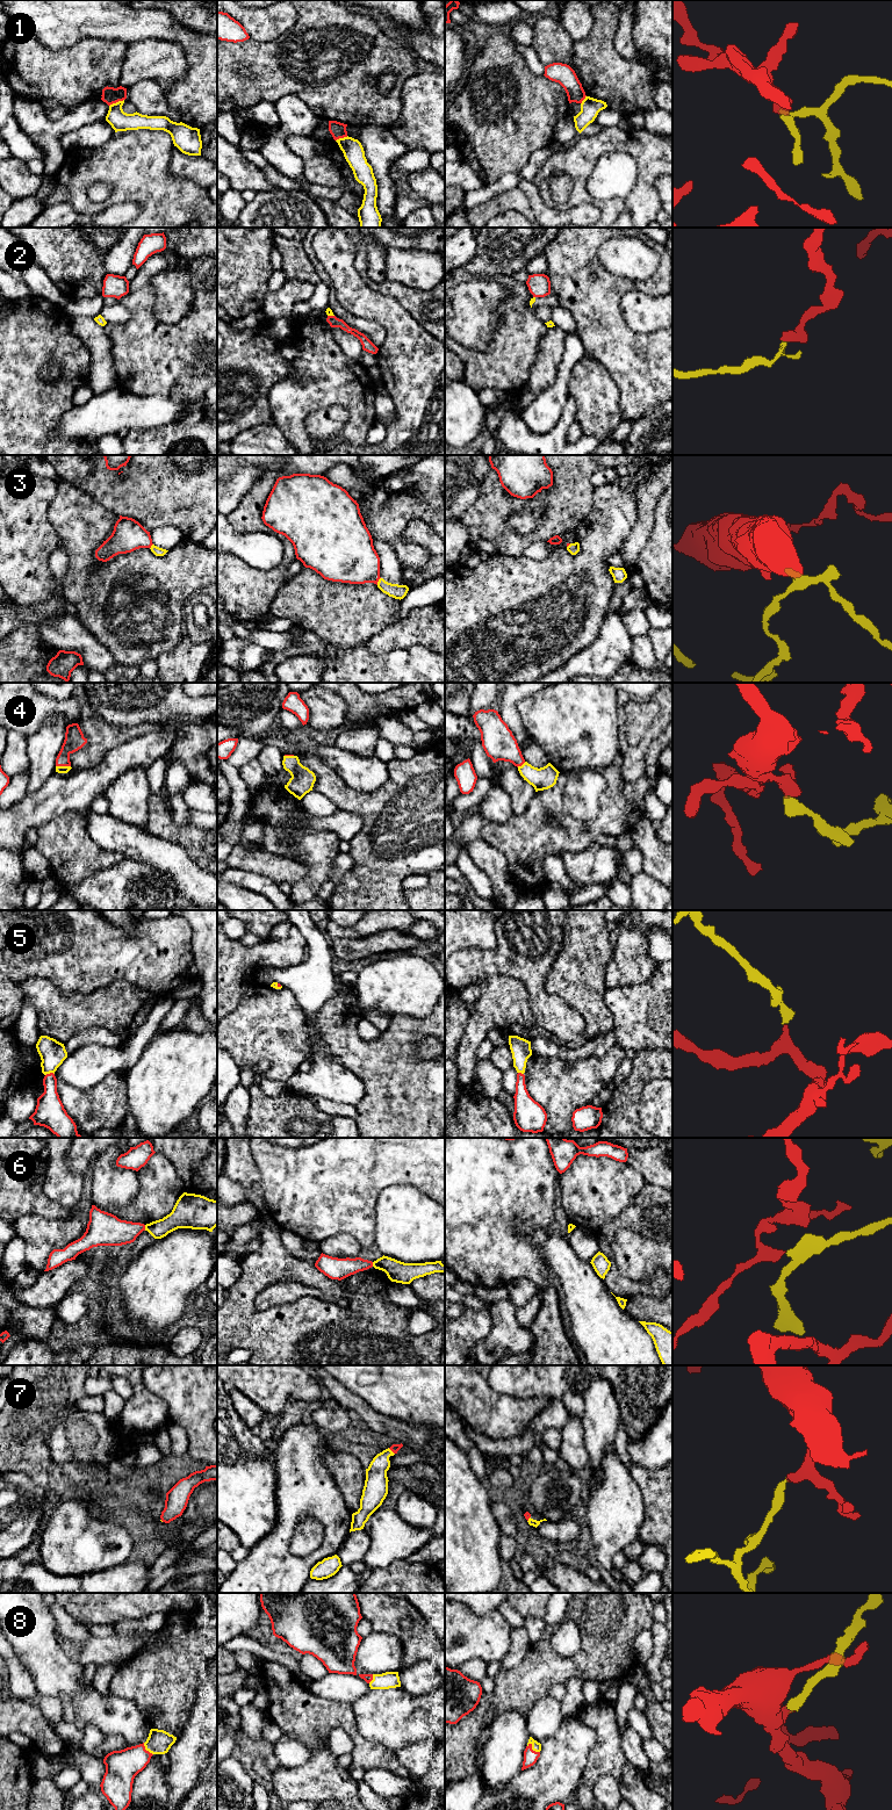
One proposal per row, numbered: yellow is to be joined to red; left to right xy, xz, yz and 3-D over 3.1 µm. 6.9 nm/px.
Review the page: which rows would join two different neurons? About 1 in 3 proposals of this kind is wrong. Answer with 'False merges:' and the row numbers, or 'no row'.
False merges: 1, 2, 6

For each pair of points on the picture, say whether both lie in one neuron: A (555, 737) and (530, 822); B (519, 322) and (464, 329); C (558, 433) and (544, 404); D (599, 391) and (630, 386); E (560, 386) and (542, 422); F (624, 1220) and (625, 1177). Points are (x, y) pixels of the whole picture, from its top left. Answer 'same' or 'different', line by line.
A: different
B: different
C: different
D: different
E: same
F: different

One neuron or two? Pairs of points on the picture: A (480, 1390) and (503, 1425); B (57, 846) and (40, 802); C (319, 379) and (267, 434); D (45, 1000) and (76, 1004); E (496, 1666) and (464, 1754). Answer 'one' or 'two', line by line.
A: one
B: two
C: two
D: one
E: two

